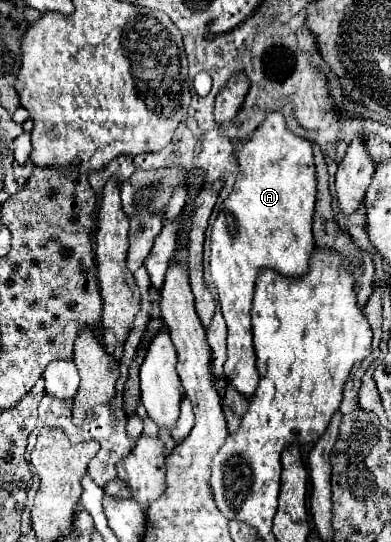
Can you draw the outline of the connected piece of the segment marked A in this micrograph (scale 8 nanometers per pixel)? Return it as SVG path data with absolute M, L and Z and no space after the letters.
M280 111L268 113L264 123L254 131L248 141L234 141L238 147L238 163L240 173L236 177L232 193L224 199L222 209L212 225L212 255L210 255L210 271L218 291L218 301L222 315L228 325L228 359L224 363L224 377L232 383L232 387L244 395L252 397L258 387L258 369L256 369L256 353L252 345L252 323L250 309L254 297L256 277L262 269L272 269L284 277L302 277L308 273L308 263L314 251L314 235L312 235L312 215L316 205L316 167L314 167L314 151L312 145L288 133L284 127L284 115Z

